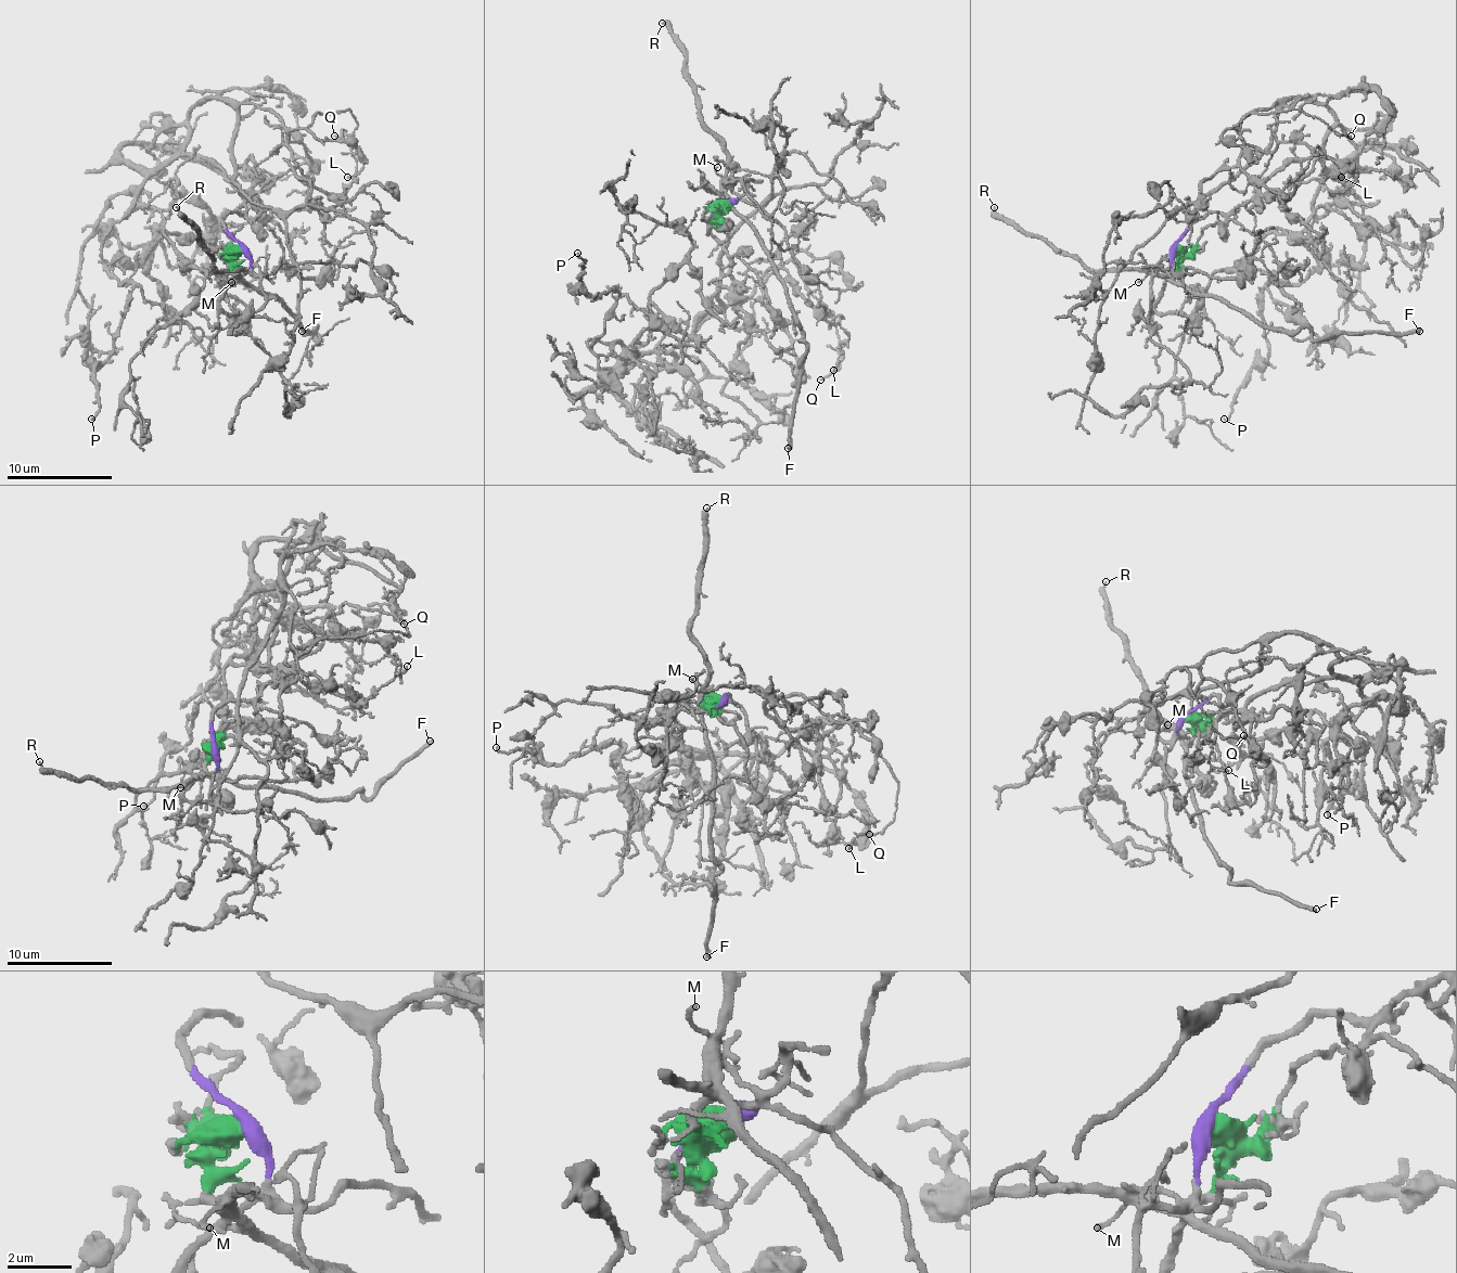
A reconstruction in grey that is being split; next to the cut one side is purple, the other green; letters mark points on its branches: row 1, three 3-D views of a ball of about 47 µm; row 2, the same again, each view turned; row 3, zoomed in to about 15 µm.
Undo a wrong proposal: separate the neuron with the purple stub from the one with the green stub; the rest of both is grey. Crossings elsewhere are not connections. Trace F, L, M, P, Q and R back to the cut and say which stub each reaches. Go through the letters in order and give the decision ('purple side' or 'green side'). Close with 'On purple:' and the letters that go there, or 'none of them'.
F: green side
L: purple side
M: green side
P: purple side
Q: purple side
R: green side
On purple: L, P, Q

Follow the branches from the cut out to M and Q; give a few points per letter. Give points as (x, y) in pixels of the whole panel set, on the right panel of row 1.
M: (1177, 248), (1174, 269), (1166, 274), (1148, 274), (1137, 282)
Q: (1177, 245), (1321, 151), (1336, 116), (1290, 98), (1253, 108), (1232, 127), (1293, 108), (1351, 134)

